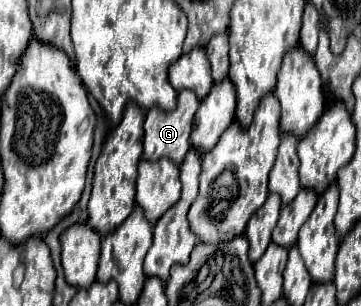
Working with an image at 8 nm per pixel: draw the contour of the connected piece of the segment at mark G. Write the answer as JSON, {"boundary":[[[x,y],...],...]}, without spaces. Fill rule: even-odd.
{"boundary":[[[180,90],[178,92],[178,106],[172,112],[164,112],[160,108],[150,108],[146,112],[146,120],[144,120],[144,160],[160,160],[160,158],[170,158],[172,162],[180,164],[186,156],[186,152],[190,150],[190,132],[192,132],[192,122],[194,122],[194,114],[198,110],[200,100],[196,98],[196,94],[192,94],[192,90]]]}

